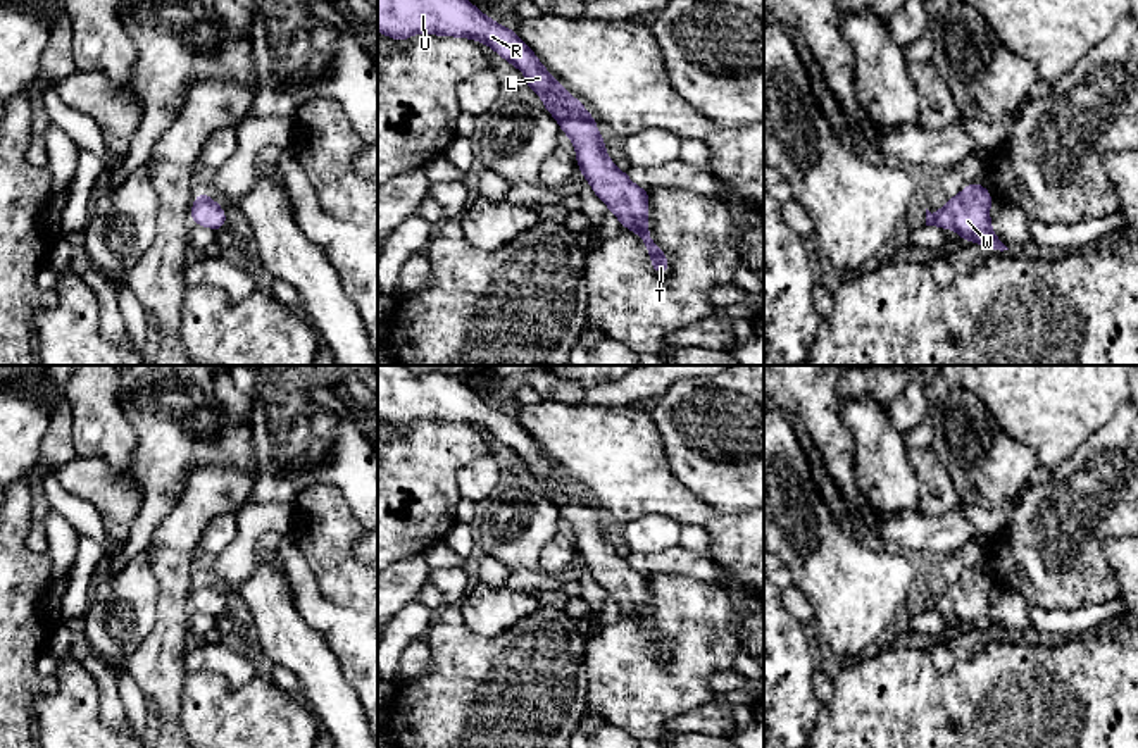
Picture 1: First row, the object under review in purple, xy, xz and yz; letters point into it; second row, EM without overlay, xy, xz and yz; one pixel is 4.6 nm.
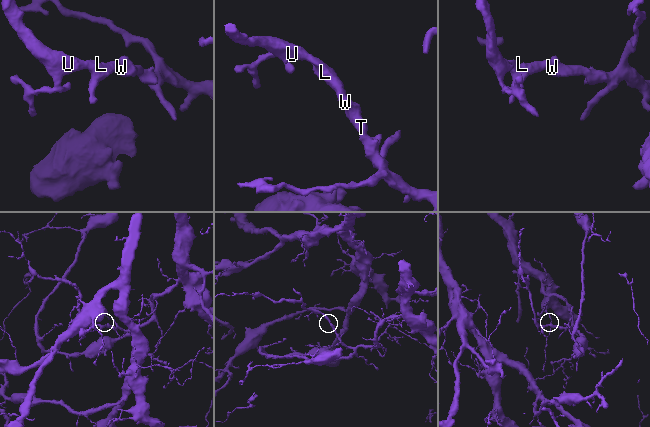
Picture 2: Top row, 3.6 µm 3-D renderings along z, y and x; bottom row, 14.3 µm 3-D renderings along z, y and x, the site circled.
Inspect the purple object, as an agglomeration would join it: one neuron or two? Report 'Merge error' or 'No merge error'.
No merge error

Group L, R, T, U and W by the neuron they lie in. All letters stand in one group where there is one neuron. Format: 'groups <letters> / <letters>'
groups L R T U W

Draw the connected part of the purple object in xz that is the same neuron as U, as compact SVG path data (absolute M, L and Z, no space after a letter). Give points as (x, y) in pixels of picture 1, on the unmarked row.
M378 365L378 417L397 427L419 419L472 424L486 429L524 458L526 474L541 483L543 493L555 503L560 517L572 526L579 560L588 565L593 579L621 607L621 612L643 626L653 657L662 664L667 662L667 643L648 619L650 577L633 570L629 560L614 552L605 539L607 527L602 526L597 507L541 452L516 417L497 410L462 379L412 372L403 365Z

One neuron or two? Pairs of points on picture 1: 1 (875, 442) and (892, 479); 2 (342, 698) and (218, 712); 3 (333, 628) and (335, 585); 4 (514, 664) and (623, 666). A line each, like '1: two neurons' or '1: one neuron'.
1: one neuron
2: two neurons
3: two neurons
4: two neurons

